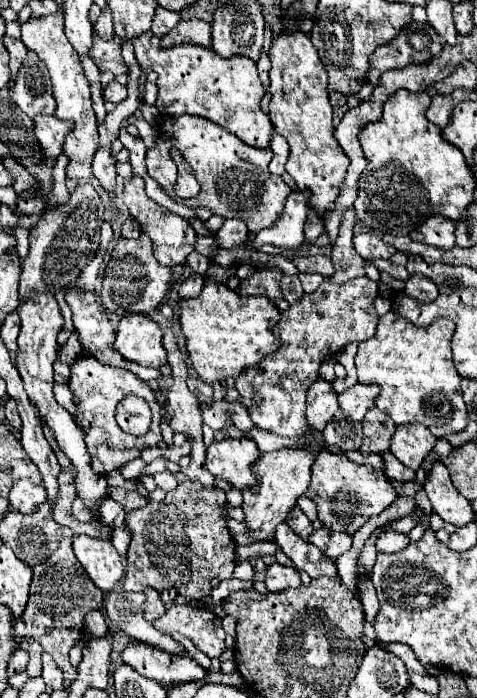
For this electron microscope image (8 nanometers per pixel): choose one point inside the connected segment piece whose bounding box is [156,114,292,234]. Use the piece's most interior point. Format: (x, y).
(251, 193)

